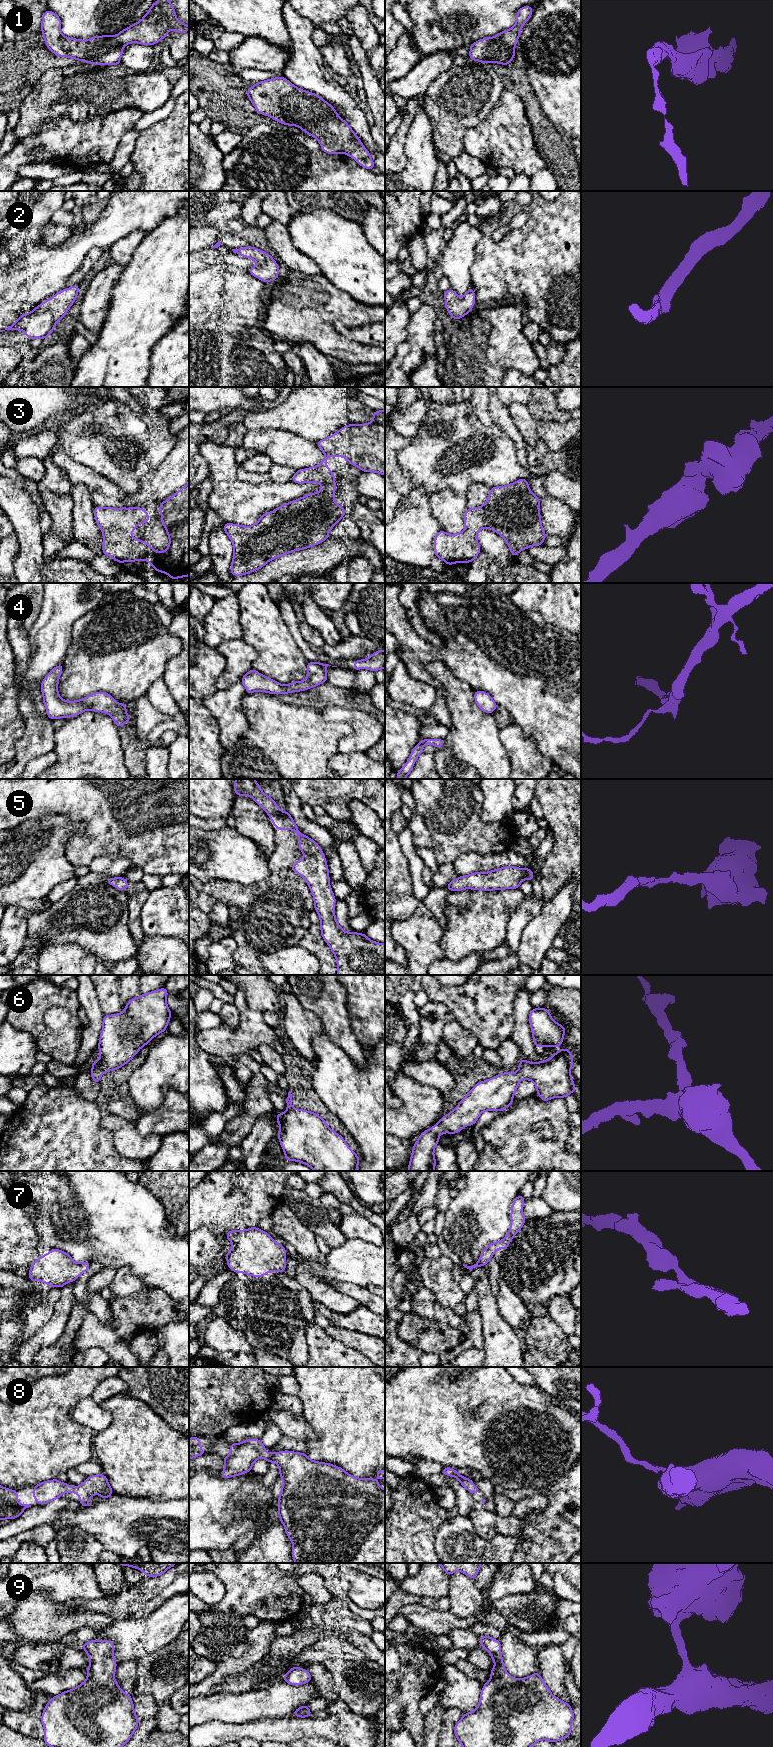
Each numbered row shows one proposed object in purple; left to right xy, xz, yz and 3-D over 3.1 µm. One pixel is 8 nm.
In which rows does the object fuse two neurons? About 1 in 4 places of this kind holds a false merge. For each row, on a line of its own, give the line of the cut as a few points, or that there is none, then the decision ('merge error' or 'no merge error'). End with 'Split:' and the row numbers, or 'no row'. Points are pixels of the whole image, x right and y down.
1: cut none; no merge error
2: cut none; no merge error
3: cut none; no merge error
4: cut none; no merge error
5: cut none; no merge error
6: cut none; no merge error
7: cut none; no merge error
8: cut none; no merge error
9: cut none; no merge error
Split: no row

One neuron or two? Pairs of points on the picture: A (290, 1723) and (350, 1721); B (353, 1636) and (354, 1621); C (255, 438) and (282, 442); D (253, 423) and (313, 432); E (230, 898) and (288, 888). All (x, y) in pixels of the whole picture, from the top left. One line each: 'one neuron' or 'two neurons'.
A: one neuron
B: two neurons
C: one neuron
D: one neuron
E: one neuron

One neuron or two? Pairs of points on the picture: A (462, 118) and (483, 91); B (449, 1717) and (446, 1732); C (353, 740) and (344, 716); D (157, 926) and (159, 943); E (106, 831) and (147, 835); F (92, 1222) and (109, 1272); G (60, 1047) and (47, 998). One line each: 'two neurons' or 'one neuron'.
A: one neuron
B: one neuron
C: one neuron
D: two neurons
E: one neuron
F: two neurons
G: one neuron

